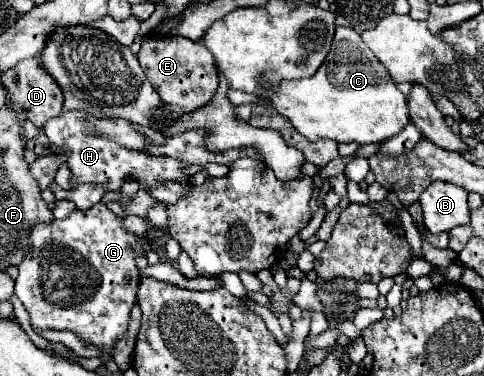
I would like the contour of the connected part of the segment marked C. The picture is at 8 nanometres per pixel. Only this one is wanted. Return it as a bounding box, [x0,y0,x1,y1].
[267,27,409,143]

